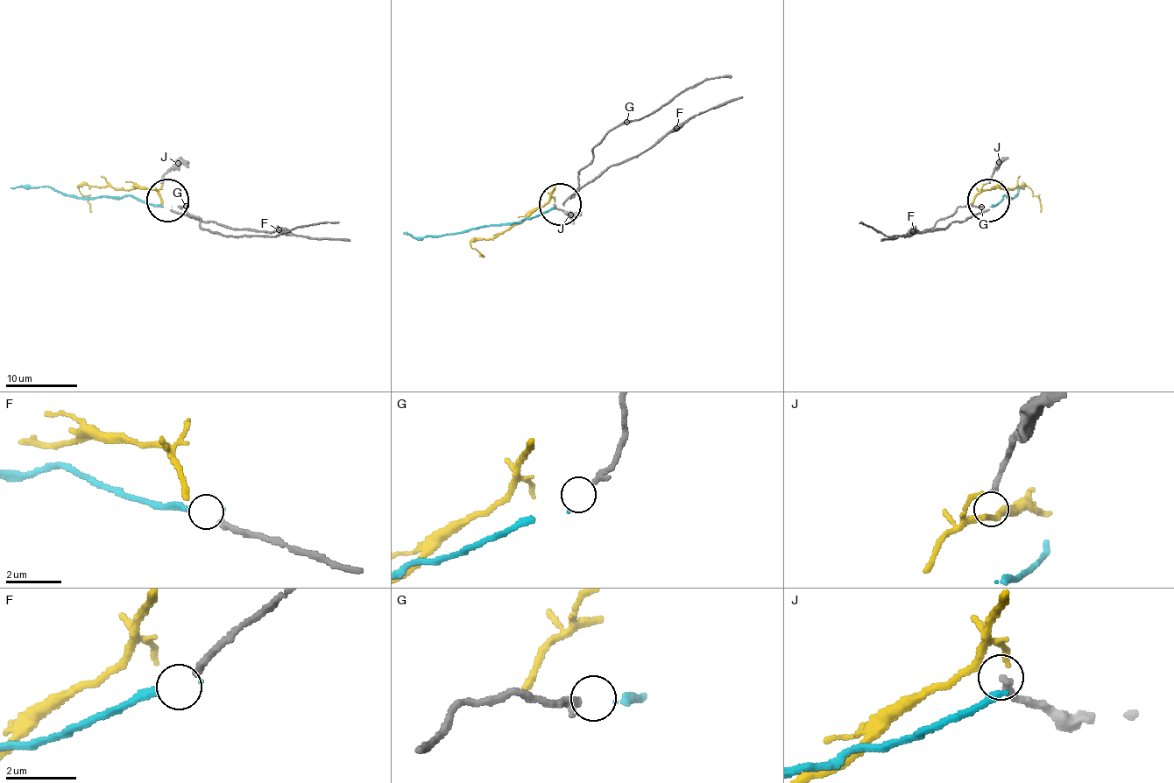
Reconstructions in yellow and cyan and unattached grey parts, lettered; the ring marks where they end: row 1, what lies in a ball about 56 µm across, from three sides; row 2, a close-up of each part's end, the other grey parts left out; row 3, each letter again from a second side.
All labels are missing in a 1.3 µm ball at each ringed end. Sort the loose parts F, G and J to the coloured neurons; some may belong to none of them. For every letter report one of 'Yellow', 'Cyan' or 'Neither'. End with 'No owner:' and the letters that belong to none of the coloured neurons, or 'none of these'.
F: Neither
G: Cyan
J: Neither
No owner: F, J

